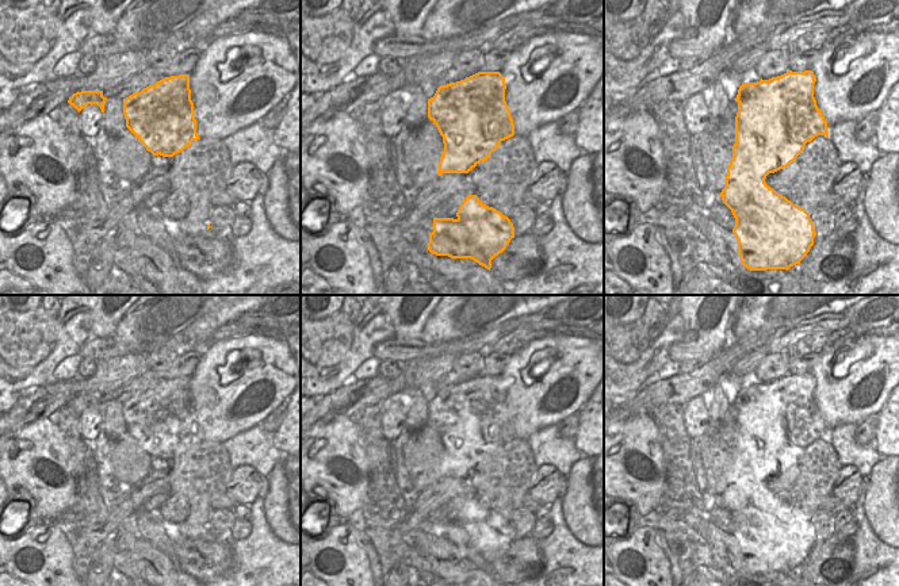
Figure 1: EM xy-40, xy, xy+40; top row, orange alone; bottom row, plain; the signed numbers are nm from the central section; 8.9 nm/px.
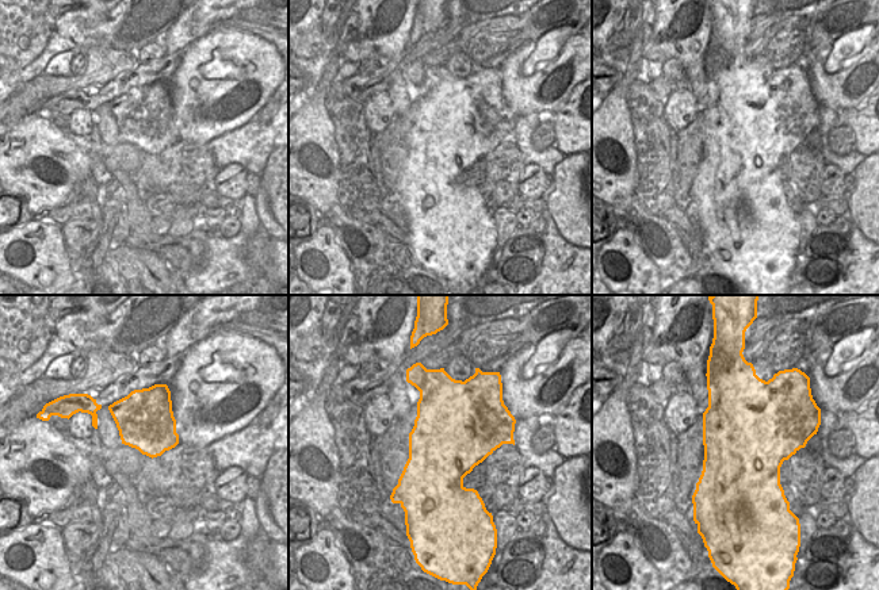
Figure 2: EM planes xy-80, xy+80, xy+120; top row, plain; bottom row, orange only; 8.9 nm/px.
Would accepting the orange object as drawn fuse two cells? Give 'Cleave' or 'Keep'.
Cleave

